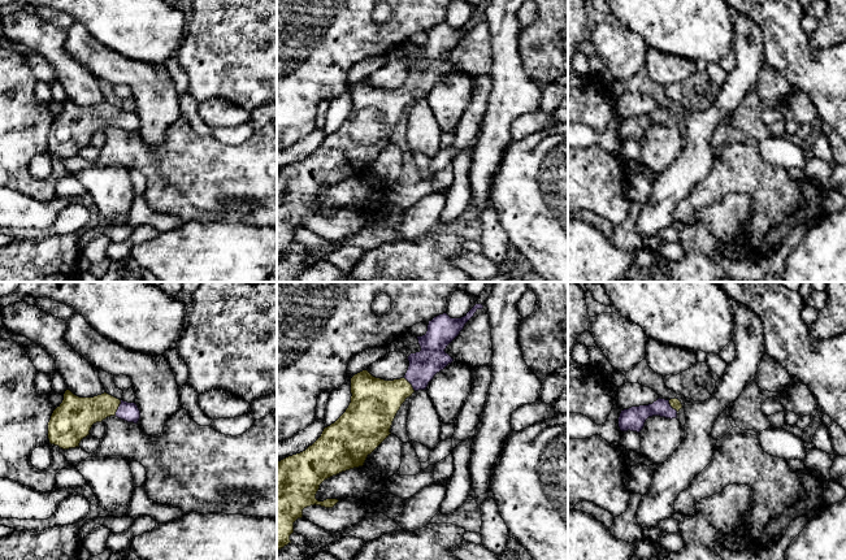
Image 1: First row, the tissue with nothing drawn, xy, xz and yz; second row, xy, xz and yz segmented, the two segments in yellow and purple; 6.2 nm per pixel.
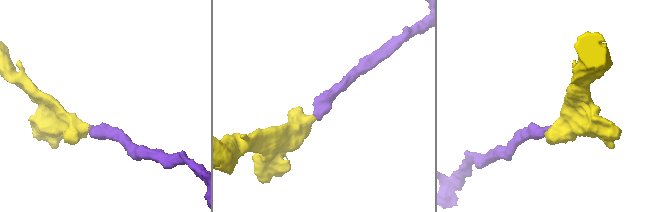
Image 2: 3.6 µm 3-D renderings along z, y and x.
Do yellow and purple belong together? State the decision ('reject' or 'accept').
accept

